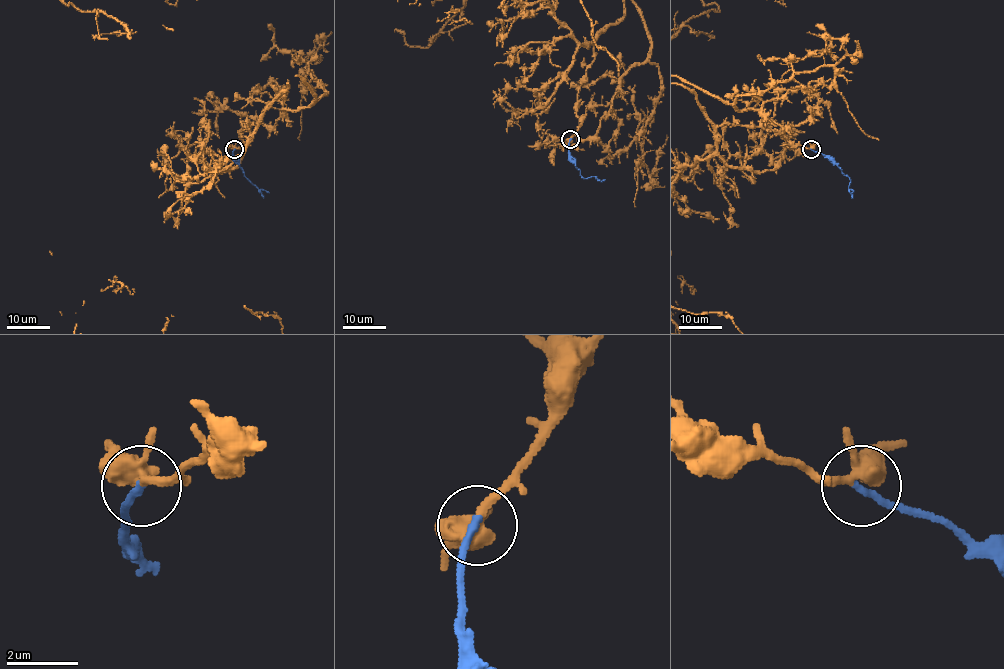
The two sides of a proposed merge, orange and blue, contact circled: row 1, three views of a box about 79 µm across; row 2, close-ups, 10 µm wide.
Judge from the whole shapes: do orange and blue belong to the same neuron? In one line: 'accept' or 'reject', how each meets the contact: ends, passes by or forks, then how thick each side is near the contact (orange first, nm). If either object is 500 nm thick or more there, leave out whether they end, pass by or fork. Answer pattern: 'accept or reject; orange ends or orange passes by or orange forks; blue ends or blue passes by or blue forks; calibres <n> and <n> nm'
accept; orange forks; blue ends; calibres 420 and 200 nm

